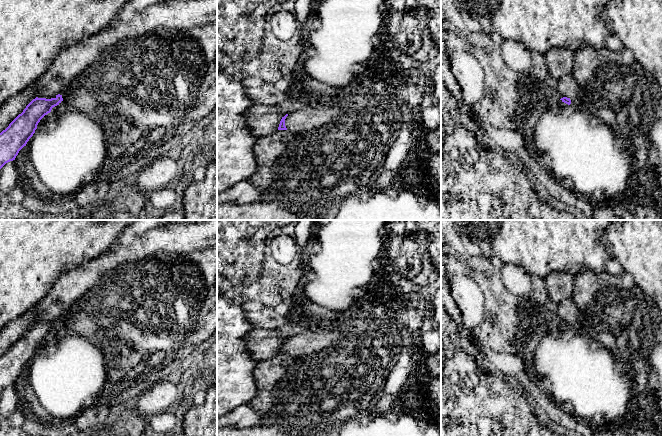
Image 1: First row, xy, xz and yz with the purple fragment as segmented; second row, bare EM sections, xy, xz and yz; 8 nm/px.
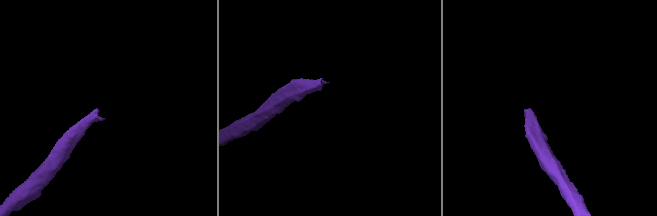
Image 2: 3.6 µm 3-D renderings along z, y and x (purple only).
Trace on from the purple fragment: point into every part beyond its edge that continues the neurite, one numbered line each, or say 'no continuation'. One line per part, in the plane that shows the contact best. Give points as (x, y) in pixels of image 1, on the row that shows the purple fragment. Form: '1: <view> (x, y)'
1: yz (567, 87)

